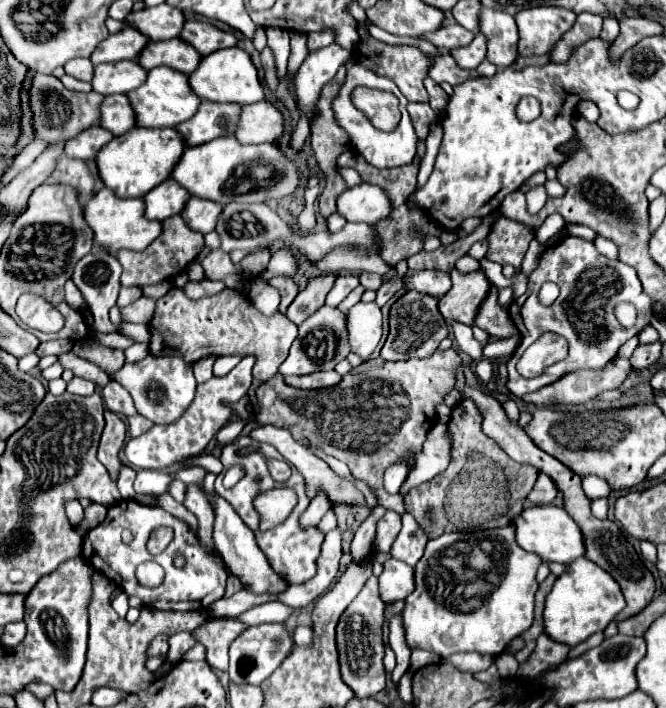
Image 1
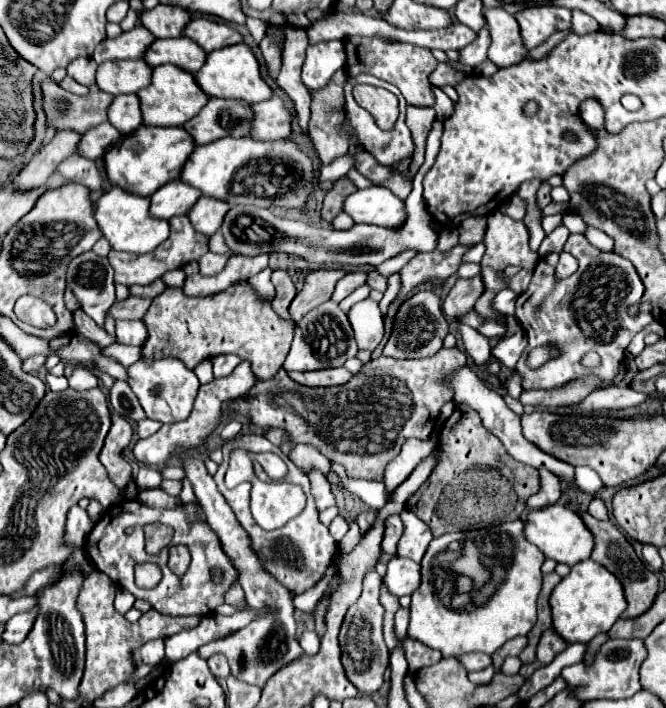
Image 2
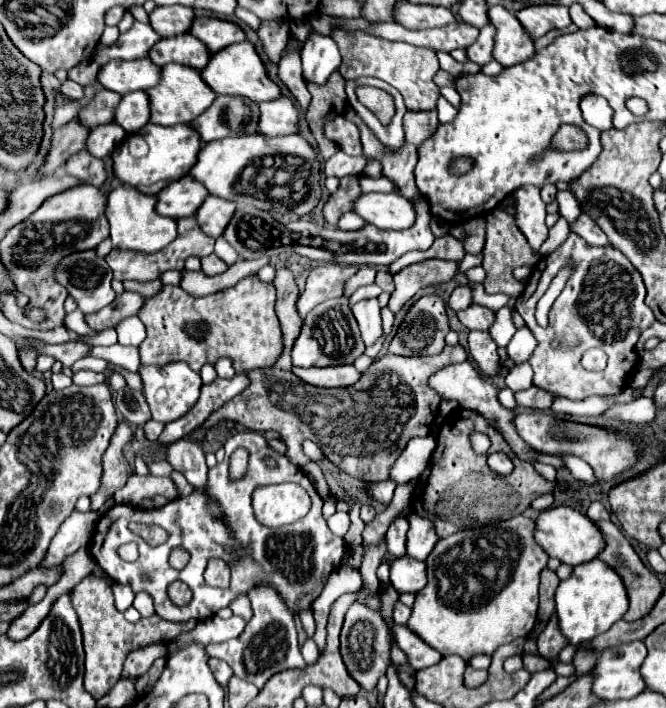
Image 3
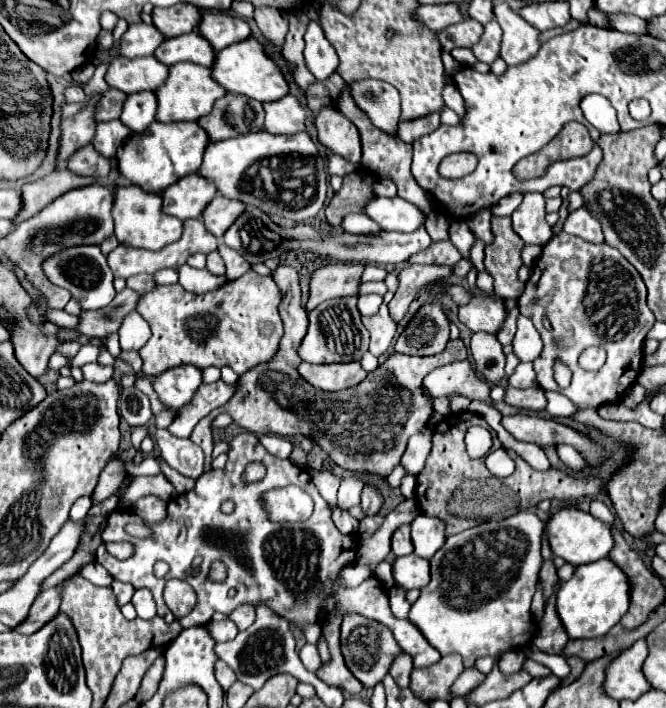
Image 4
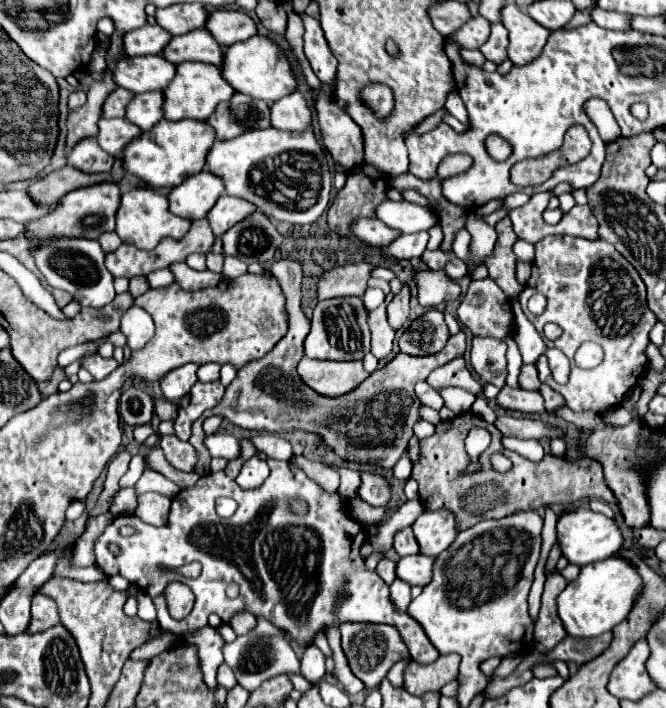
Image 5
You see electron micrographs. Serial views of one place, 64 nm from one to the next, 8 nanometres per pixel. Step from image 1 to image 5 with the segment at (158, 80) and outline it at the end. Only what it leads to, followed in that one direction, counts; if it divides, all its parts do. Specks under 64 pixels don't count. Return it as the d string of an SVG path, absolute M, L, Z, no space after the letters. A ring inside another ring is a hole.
M182 62L176 66L176 76L170 80L170 84L164 88L164 120L206 120L218 102L230 100L234 90L226 84L226 80L220 76L220 68L212 64L200 64L200 62Z

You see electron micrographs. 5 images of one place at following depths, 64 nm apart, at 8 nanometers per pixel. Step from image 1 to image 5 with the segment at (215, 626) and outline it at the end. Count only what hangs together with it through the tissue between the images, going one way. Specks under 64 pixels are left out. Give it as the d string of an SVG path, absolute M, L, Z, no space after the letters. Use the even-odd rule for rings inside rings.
M220 664L220 668L218 668L218 684L220 686L224 686L226 690L230 690L230 688L234 688L236 686L236 678L234 678L234 672L228 668L228 664Z

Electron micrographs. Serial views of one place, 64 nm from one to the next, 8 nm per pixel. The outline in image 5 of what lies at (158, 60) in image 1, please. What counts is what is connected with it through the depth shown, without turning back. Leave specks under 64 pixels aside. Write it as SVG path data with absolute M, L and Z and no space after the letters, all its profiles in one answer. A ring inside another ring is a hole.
M204 28L174 36L162 50L162 56L172 64L180 64L186 60L214 66L222 64L222 48L216 44L216 40L212 40L212 36L208 36L208 30Z

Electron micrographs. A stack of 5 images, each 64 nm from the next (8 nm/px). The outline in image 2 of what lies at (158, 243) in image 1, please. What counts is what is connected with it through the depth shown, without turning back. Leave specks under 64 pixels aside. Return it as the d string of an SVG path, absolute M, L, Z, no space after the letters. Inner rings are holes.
M174 216L174 218L170 218L170 236L160 246L156 246L152 252L130 254L130 252L110 250L108 260L116 268L116 284L126 284L126 286L142 284L142 286L146 286L146 284L152 284L154 280L162 278L166 272L182 268L190 260L200 260L200 256L204 256L206 252L208 252L208 238L192 228L188 216Z

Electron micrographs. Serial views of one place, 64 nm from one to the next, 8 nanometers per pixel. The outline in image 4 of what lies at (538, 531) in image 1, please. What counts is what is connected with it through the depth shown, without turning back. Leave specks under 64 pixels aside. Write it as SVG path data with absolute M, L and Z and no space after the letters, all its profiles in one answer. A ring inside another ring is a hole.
M572 506L558 508L556 512L552 512L552 516L544 522L544 532L546 532L552 554L564 558L572 566L582 566L582 564L606 558L610 548L614 546L608 524L604 524L604 522L596 520L594 516L590 516L578 508L572 508Z

